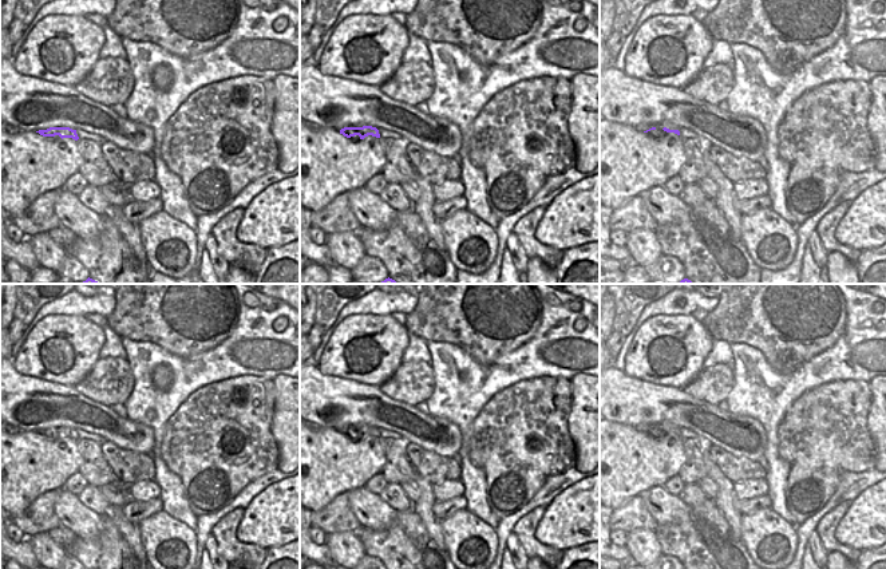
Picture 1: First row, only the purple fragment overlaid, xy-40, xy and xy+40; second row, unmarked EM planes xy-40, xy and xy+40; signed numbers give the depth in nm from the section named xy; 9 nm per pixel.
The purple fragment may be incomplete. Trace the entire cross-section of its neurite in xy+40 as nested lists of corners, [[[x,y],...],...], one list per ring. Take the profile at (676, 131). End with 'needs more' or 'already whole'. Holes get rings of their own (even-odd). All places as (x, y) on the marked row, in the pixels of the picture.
[[[669,120],[656,122],[653,125],[636,126],[637,131],[644,131],[644,133],[648,133],[648,131],[656,130],[656,129],[660,129],[660,130],[662,129],[667,133],[675,133],[675,134],[680,135],[680,131],[679,131],[680,127],[672,125]]]; needs more

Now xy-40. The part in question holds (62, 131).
[[[50,127],[47,130],[39,130],[36,133],[39,133],[43,137],[55,137],[55,135],[59,135],[62,139],[63,138],[72,138],[75,141],[79,139],[79,137],[76,134],[76,130],[72,130],[70,127]]]; already whole

